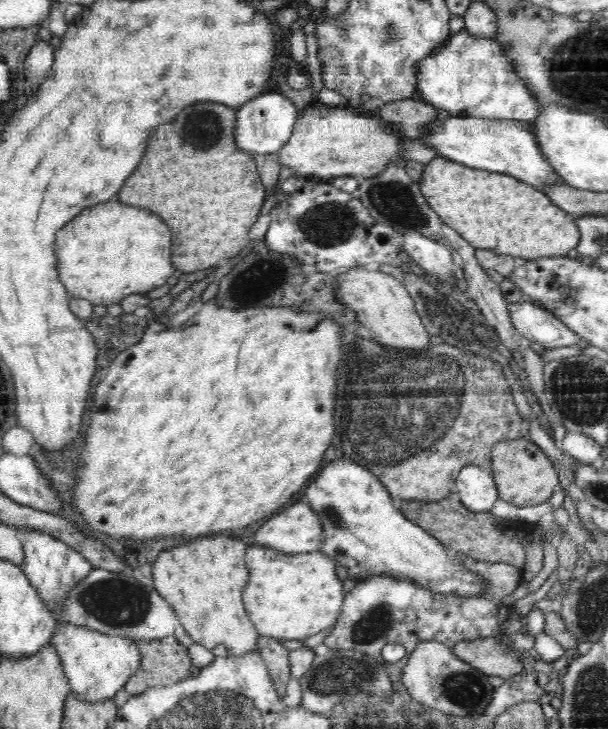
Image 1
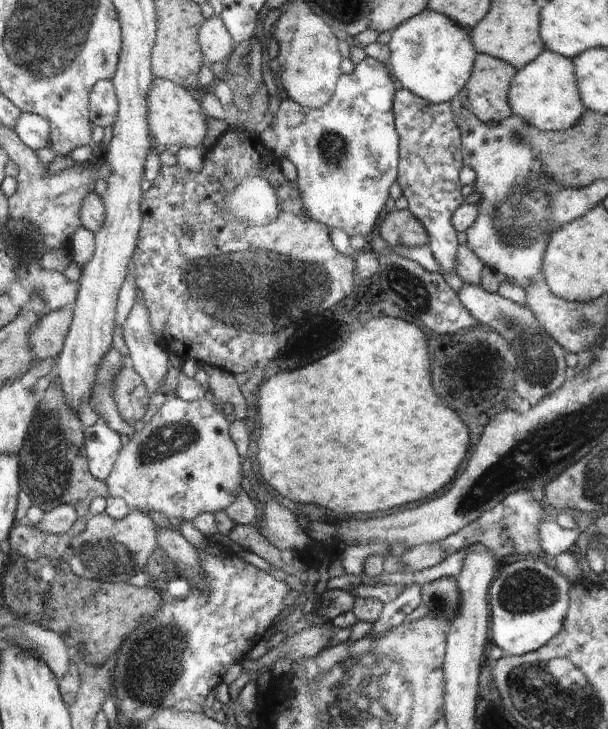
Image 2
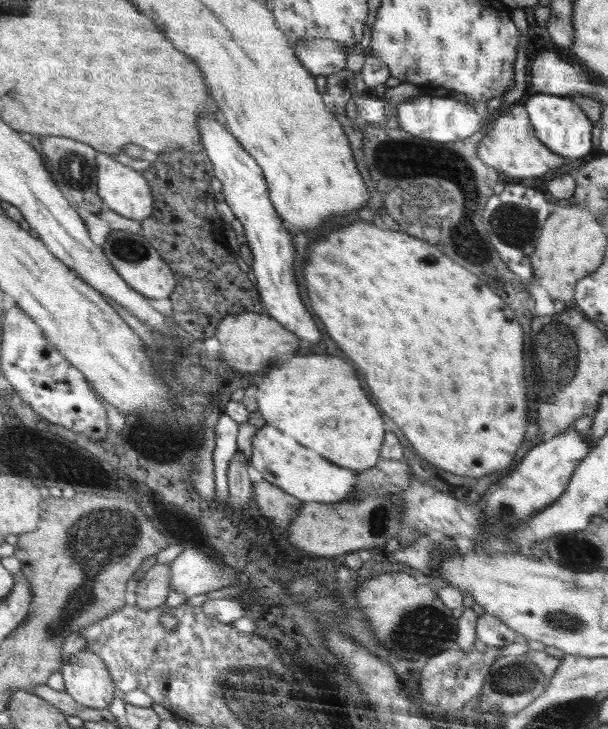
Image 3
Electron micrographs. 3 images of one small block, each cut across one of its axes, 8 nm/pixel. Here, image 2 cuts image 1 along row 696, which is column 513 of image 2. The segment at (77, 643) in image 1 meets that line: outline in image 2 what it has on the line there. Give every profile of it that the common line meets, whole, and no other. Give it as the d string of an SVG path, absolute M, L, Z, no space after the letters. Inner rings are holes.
M545 49L537 59L516 72L511 81L510 104L512 117L518 116L522 123L532 124L542 131L562 131L573 128L586 114L586 106L579 94L578 78L575 74L574 61L559 53Z

